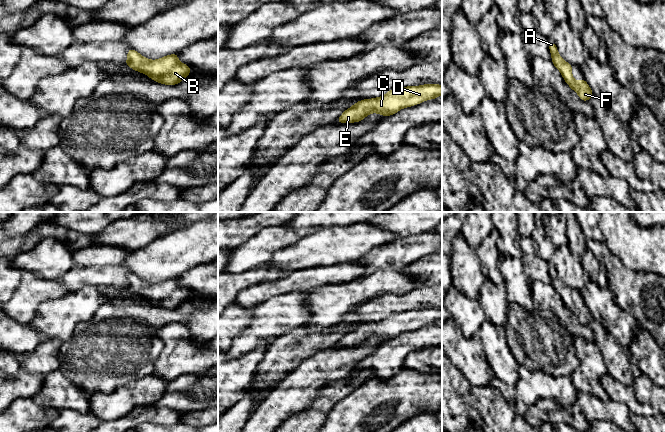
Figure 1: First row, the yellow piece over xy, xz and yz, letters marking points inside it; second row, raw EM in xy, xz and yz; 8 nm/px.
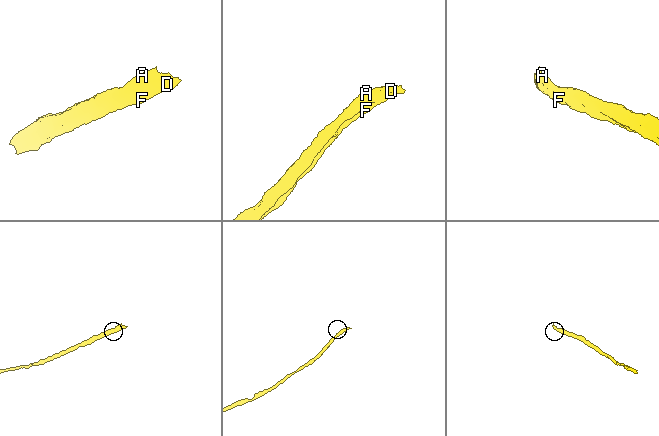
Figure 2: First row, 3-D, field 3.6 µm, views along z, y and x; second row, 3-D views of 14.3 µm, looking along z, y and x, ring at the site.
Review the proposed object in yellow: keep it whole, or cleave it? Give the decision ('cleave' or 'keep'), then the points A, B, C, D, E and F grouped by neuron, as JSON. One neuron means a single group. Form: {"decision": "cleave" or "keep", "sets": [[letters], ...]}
{"decision": "keep", "sets": [["A", "B", "C", "D", "E", "F"]]}

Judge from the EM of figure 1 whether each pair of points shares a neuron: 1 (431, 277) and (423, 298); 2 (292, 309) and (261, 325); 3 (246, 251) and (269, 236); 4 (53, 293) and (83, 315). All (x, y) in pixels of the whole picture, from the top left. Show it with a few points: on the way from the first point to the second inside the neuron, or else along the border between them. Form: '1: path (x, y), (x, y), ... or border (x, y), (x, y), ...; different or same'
1: border (423, 284), (431, 286); different
2: path (284, 312), (269, 320); same
3: path (252, 251), (263, 242); same
4: border (69, 291), (63, 296), (44, 300), (38, 307); different

